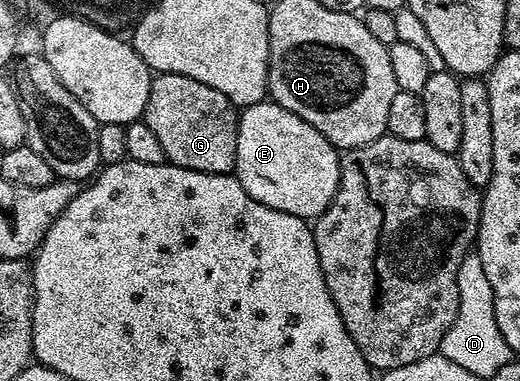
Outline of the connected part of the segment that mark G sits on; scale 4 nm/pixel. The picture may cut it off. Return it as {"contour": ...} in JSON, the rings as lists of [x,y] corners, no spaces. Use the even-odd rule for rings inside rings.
{"contour":[[[160,73],[150,85],[150,97],[142,122],[158,136],[164,158],[176,167],[191,171],[227,175],[236,170],[238,149],[238,108],[218,89],[194,81],[194,77],[182,77],[178,73]]]}

